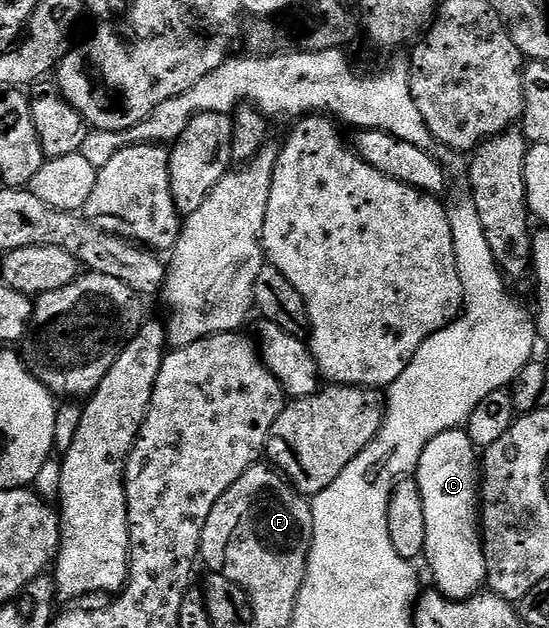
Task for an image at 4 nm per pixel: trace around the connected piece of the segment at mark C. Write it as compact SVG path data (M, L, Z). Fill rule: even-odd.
M465 429L456 431L445 431L440 433L440 437L432 437L432 441L428 441L428 445L424 449L424 453L418 462L416 472L418 480L418 488L420 489L420 497L424 501L424 525L426 526L426 549L424 552L424 560L430 566L430 571L434 574L433 586L441 591L450 601L461 601L469 599L471 595L479 590L478 586L486 583L486 554L482 548L482 529L480 526L480 451L475 447L474 443L468 437Z

